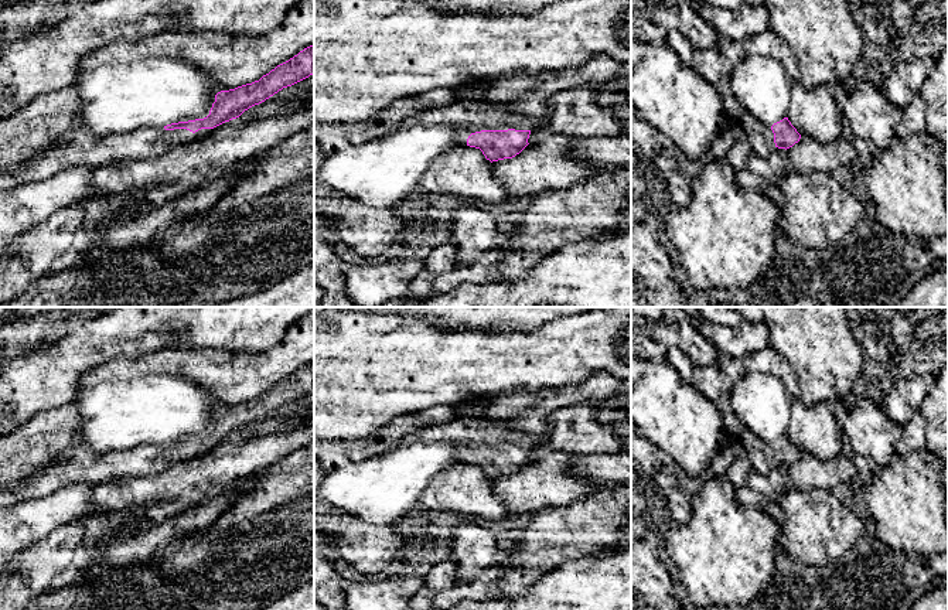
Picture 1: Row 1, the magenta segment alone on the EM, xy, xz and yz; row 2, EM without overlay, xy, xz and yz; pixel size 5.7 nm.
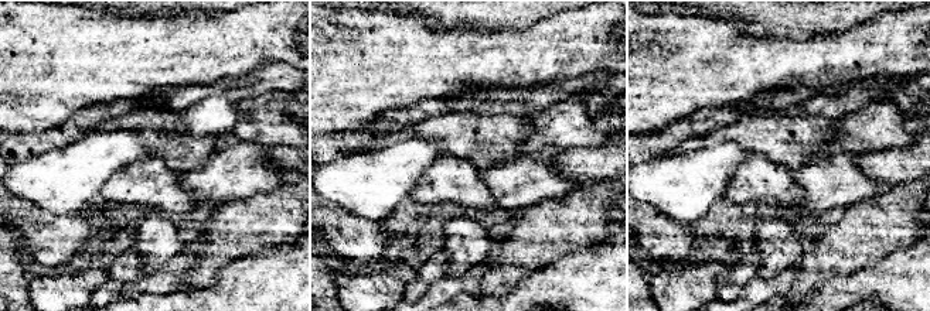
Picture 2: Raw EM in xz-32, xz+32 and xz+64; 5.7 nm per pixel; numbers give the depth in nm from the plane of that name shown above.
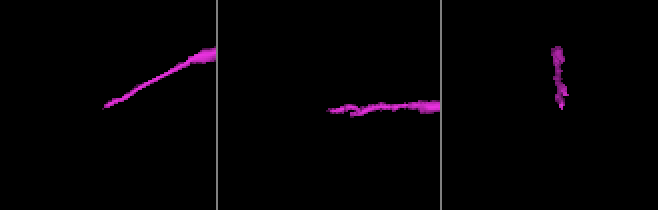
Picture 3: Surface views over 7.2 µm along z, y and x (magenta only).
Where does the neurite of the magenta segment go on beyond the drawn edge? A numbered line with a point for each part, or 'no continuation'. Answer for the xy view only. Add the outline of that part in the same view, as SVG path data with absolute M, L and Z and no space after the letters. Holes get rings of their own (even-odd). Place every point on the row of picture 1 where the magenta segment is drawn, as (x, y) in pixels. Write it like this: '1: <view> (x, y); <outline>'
1: xy (72, 147); M143 126L96 139L76 127L59 134L47 150L31 160L0 171L0 191L23 183L47 180L71 166L102 167L123 161L158 159L171 147L204 139L211 132L212 129L192 133L187 129L166 130L164 127Z

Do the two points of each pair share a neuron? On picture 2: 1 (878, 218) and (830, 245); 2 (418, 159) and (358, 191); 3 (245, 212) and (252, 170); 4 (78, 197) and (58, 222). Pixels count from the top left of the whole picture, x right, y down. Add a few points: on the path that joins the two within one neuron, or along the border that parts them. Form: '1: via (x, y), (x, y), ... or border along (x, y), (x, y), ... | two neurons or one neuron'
1: via (867, 229), (851, 245), (841, 245) | one neuron
2: via (404, 163), (387, 177), (372, 183) | one neuron
3: border along (279, 185), (215, 205) | two neurons
4: border along (34, 204), (54, 214), (82, 211) | two neurons

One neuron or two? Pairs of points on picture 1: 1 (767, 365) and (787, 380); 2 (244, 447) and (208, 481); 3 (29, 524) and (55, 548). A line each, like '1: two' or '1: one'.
1: one
2: one
3: two

